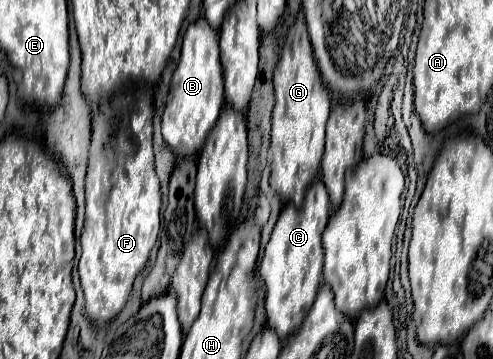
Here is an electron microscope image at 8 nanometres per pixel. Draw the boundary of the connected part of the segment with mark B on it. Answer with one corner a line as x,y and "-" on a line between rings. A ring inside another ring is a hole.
200,16
192,22
182,40
182,52
178,66
172,74
170,94
162,116
162,138
164,142
178,154
178,156
196,156
216,124
224,102
224,70
220,64
220,50
218,50
218,32
208,26
206,18

